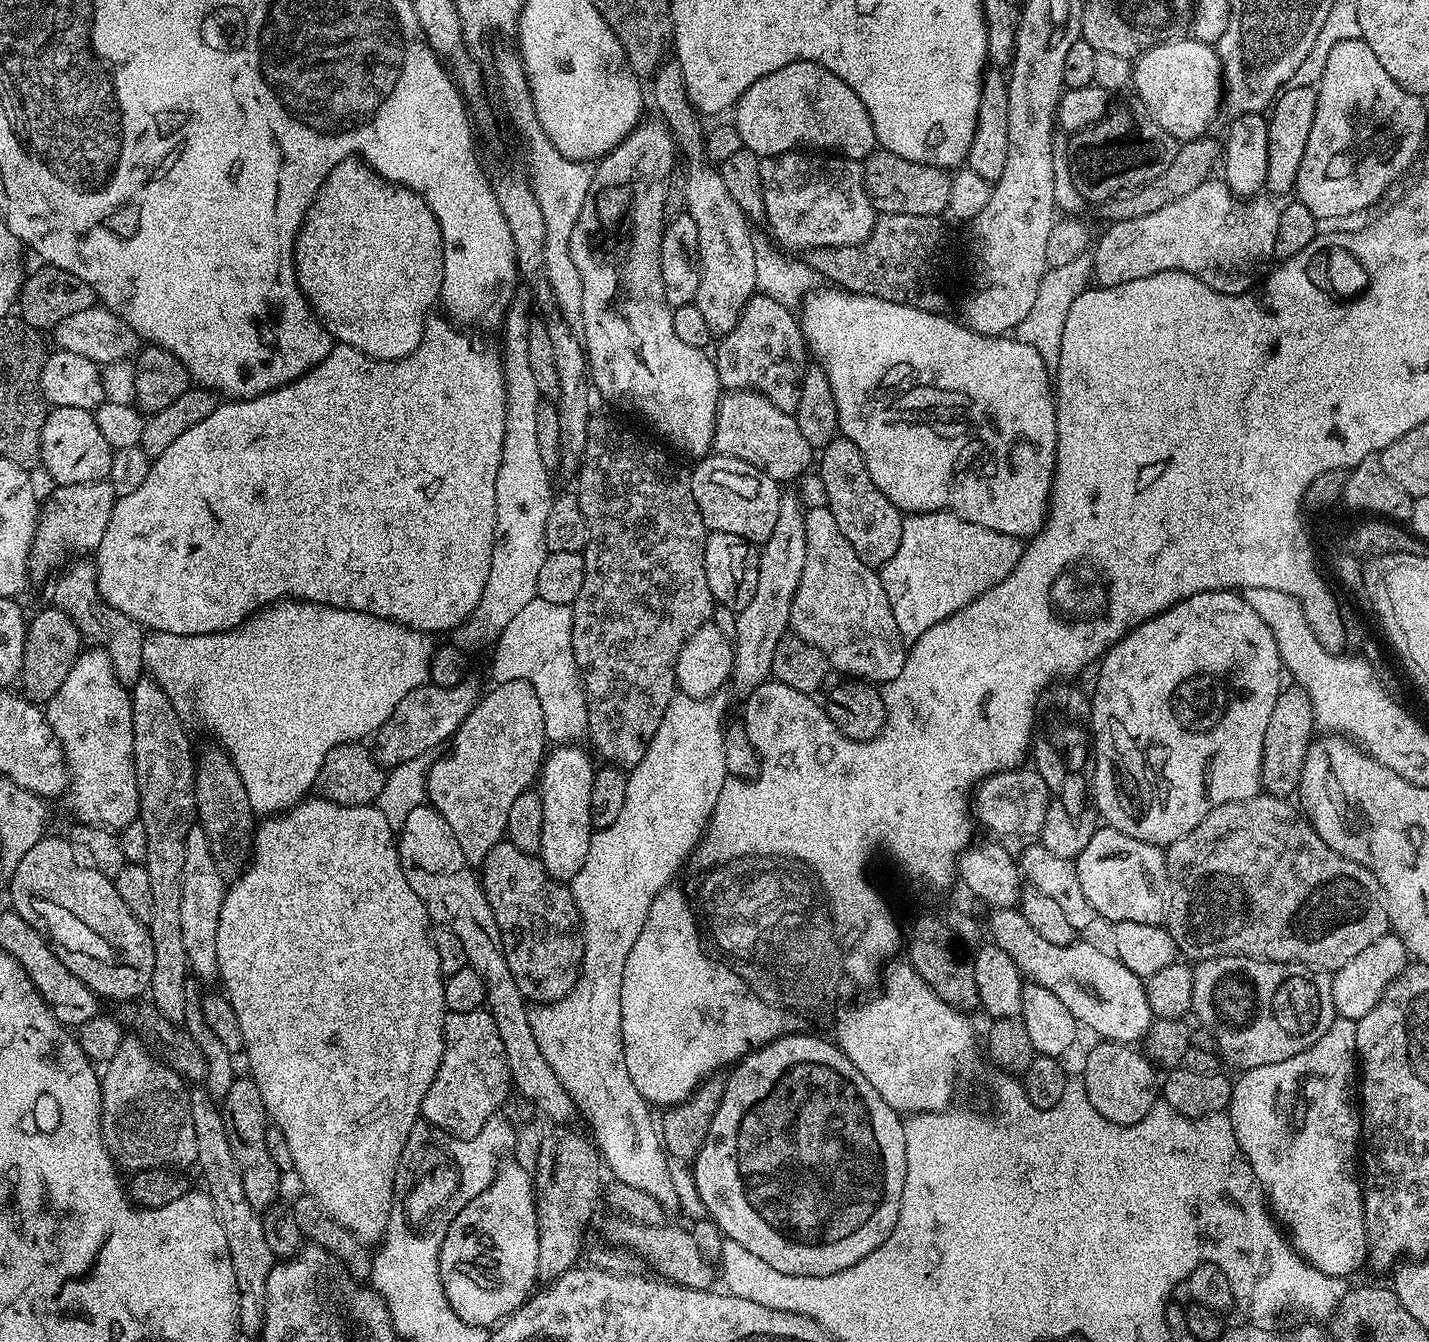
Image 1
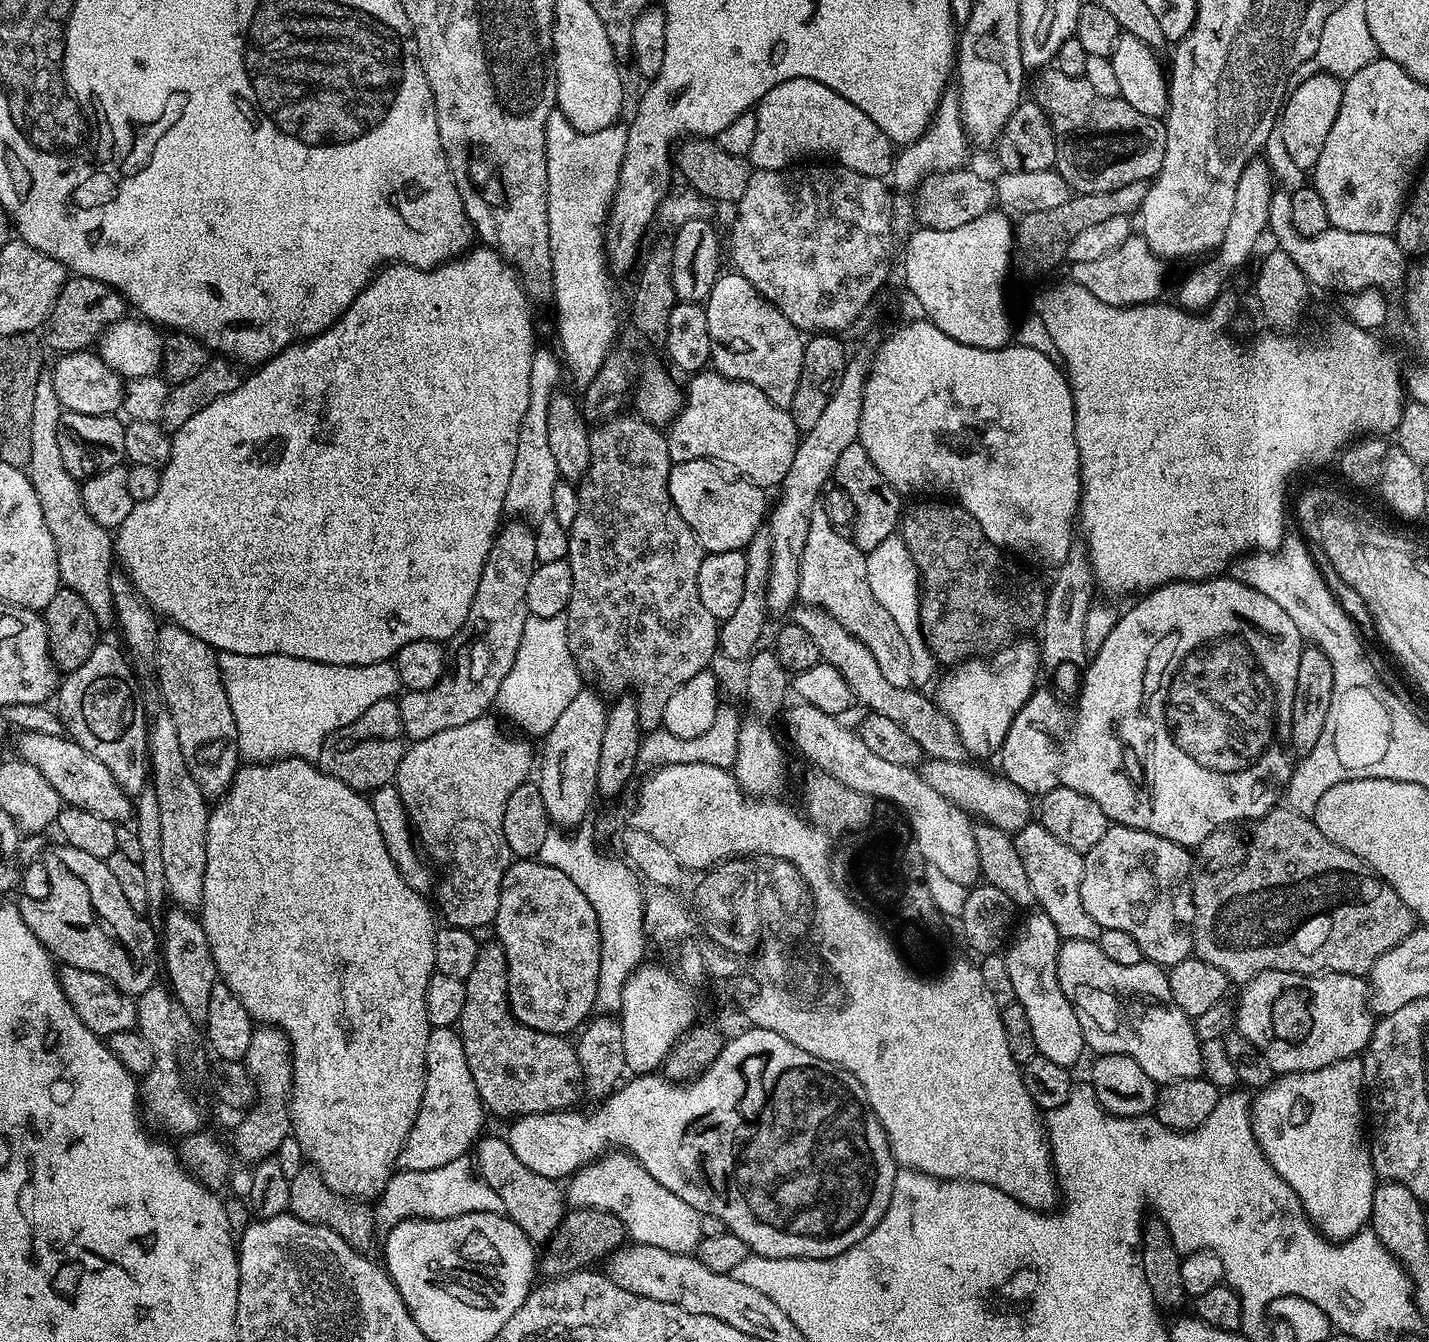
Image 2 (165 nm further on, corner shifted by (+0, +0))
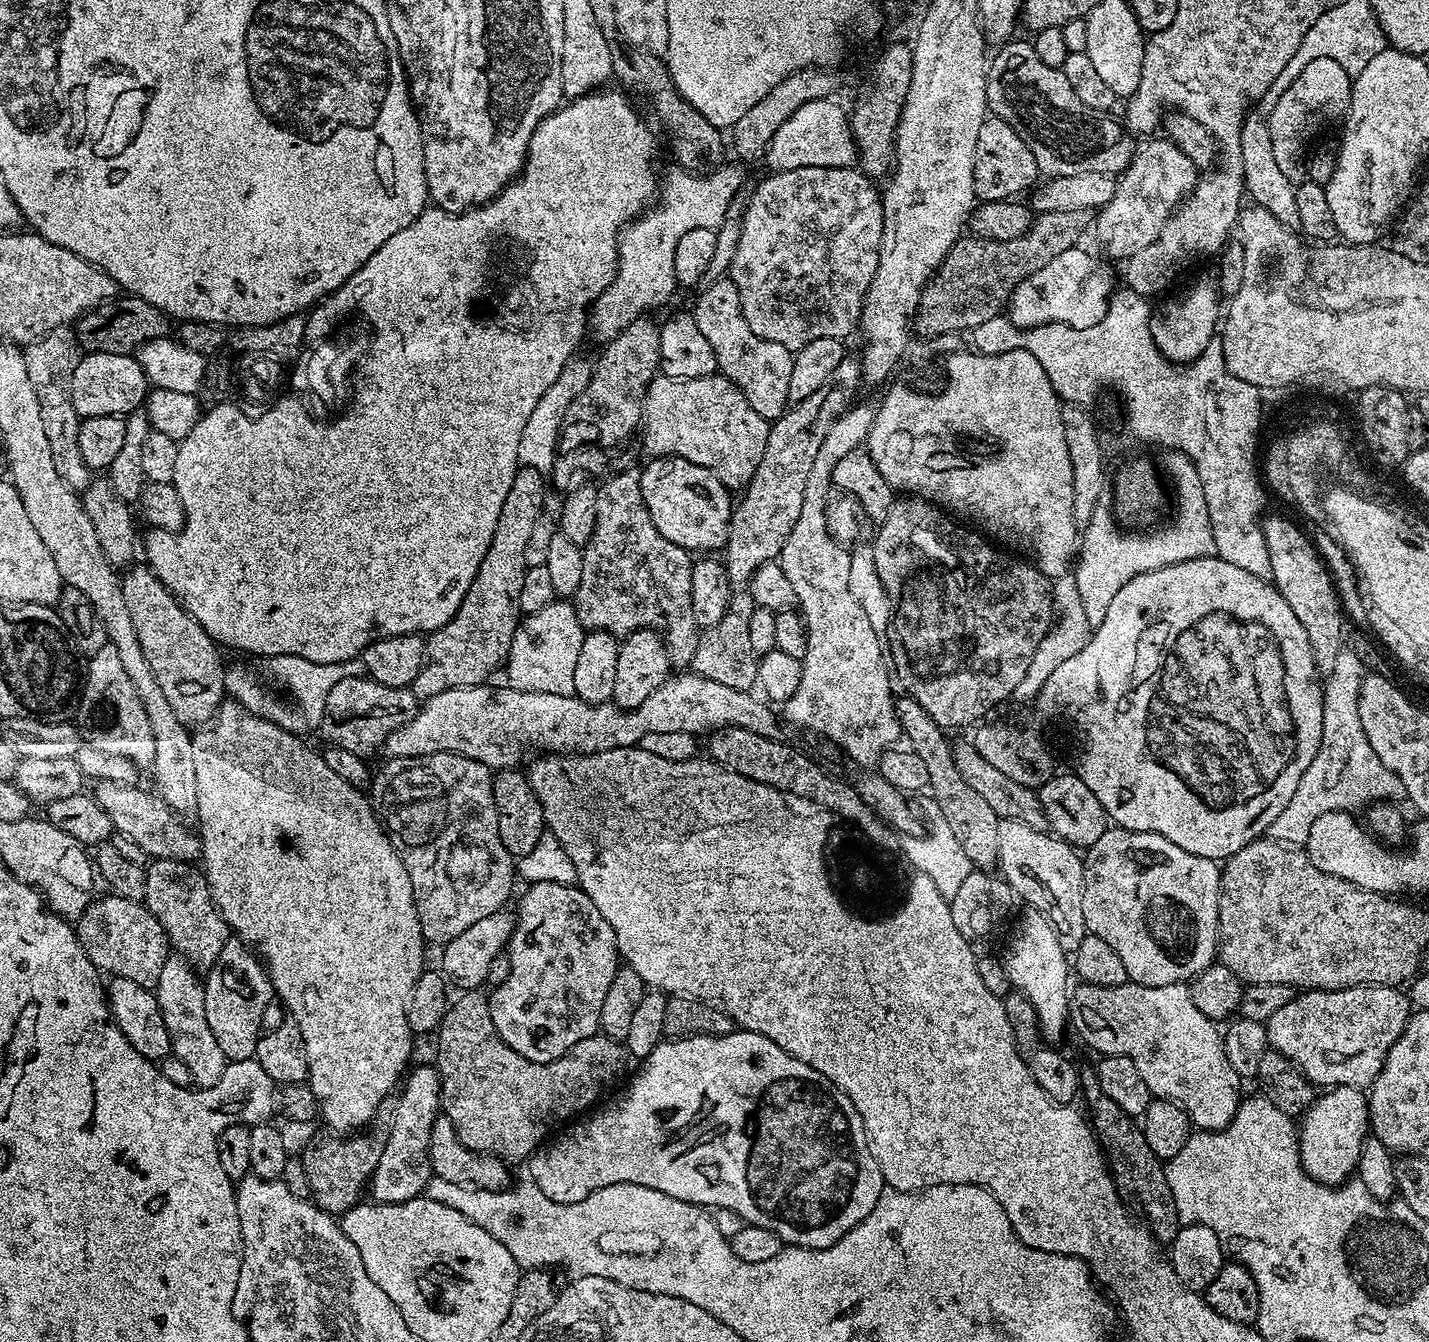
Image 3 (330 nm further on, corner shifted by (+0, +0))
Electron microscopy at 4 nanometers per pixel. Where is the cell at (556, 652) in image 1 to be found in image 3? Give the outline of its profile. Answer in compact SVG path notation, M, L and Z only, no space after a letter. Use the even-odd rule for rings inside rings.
M558 598L550 606L529 613L523 619L520 637L510 654L507 687L523 692L575 695L574 673L585 635L571 601Z

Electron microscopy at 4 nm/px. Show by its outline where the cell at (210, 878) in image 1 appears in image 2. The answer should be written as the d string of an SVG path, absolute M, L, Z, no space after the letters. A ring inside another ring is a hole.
M166 710L151 717L148 725L148 763L150 782L160 803L162 818L162 862L166 874L166 886L171 901L185 910L199 909L202 886L206 878L206 834L208 833L209 801L202 794L194 774L182 758L182 746L178 746L178 726Z

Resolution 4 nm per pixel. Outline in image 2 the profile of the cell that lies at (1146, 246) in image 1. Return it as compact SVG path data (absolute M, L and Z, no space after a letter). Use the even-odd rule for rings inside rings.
M1132 234L1112 253L1097 258L1094 262L1072 264L1070 270L1071 279L1084 286L1090 294L1094 294L1098 302L1119 308L1131 308L1134 304L1151 304L1163 297L1160 295L1164 292L1164 268L1165 261L1153 254L1144 237Z

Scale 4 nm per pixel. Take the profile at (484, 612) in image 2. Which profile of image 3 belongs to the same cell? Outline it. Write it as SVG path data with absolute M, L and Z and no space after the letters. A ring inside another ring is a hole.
M521 467L514 478L514 486L510 486L510 494L506 494L506 502L502 502L502 514L498 518L498 526L494 530L494 538L490 542L490 550L486 550L486 558L482 558L478 574L462 602L462 606L454 614L450 622L437 628L426 640L426 660L424 668L416 681L410 685L417 697L427 698L445 692L447 688L469 688L475 684L491 681L492 671L509 659L510 653L518 639L518 629L522 624L520 611L520 591L524 576L529 567L526 562L526 546L530 546L530 534L534 534L534 526L545 515L544 495L550 489L545 473L534 468Z

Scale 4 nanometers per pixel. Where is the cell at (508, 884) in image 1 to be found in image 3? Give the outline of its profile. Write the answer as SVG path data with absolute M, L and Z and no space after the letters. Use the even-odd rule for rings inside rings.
M547 880L537 884L528 884L525 889L524 897L520 900L520 909L515 909L514 912L516 929L512 931L506 949L506 954L510 958L510 974L506 974L503 982L491 989L493 992L490 992L488 996L488 1009L490 1018L494 1022L494 1030L498 1030L502 1042L506 1042L506 1046L510 1046L510 1050L518 1050L518 1054L522 1054L522 1058L530 1058L530 1062L549 1064L566 1055L570 1046L582 1042L582 1038L597 1035L602 1014L602 1001L606 998L606 990L610 990L610 982L614 982L614 974L622 966L622 957L618 950L618 942L614 938L614 930L610 930L610 922L606 922L606 918L602 918L598 906L594 906L594 902L581 888Z

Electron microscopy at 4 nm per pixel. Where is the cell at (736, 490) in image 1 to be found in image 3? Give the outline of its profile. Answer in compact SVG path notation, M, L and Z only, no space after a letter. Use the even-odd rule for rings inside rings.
M662 456L647 462L642 468L640 485L654 526L680 548L723 549L732 529L734 511L734 500L728 497L731 495L723 482L709 468L700 468L680 456Z

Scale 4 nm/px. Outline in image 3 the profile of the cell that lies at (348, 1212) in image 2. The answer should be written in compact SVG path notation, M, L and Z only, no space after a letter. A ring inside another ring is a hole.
M383 1127L375 1128L371 1129L372 1136L328 1134L332 1136L324 1136L321 1140L306 1145L304 1152L299 1153L298 1157L302 1166L305 1167L306 1178L309 1182L311 1199L323 1212L343 1214L361 1203L363 1196L360 1195L363 1192L365 1195L374 1170L378 1166L378 1158L382 1158L382 1150L388 1140L387 1131Z

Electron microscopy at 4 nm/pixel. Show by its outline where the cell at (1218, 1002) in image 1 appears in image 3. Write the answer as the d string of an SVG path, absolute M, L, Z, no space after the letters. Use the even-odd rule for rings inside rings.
M1373 984L1359 988L1338 988L1335 990L1304 990L1293 995L1286 1006L1266 1021L1268 1043L1271 1051L1280 1052L1290 1062L1300 1067L1300 1073L1316 1086L1349 1084L1364 1090L1376 1081L1376 1075L1388 1057L1390 1046L1408 1025L1410 1000L1400 993L1396 986Z

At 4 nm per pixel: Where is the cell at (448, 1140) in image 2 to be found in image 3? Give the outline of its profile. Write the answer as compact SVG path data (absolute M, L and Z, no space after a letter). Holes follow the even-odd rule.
M431 1063L414 1068L403 1081L402 1091L399 1093L400 1101L396 1104L396 1117L392 1120L392 1128L387 1129L388 1140L370 1181L371 1199L378 1204L401 1204L407 1200L415 1200L427 1189L428 1181L433 1177L428 1147L430 1130L442 1112L440 1073Z

